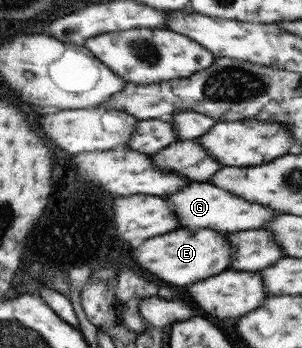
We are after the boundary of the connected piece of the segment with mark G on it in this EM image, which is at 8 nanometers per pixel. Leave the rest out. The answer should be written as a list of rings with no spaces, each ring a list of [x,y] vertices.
[[[194,182],[178,192],[164,195],[163,199],[173,204],[179,222],[184,228],[210,228],[216,232],[258,230],[264,228],[272,217],[279,215],[267,206],[248,202],[239,196],[232,196],[230,192],[223,188],[216,188],[216,185],[211,182]]]

